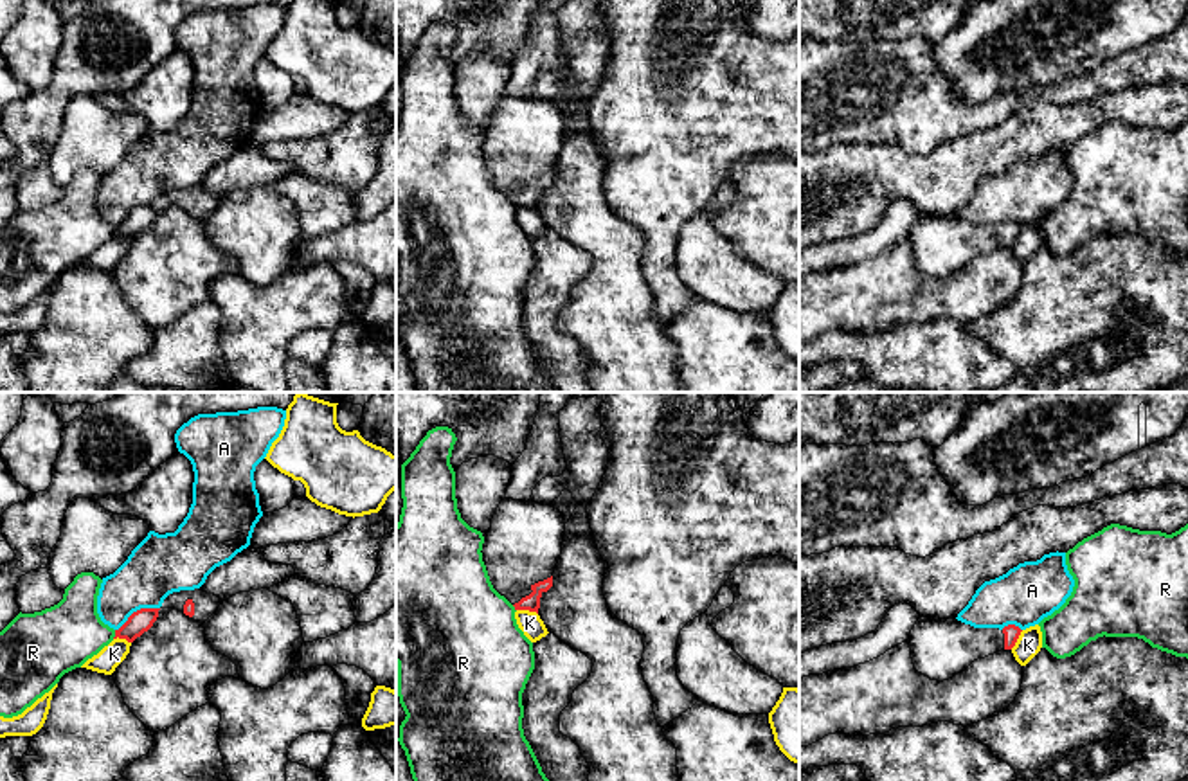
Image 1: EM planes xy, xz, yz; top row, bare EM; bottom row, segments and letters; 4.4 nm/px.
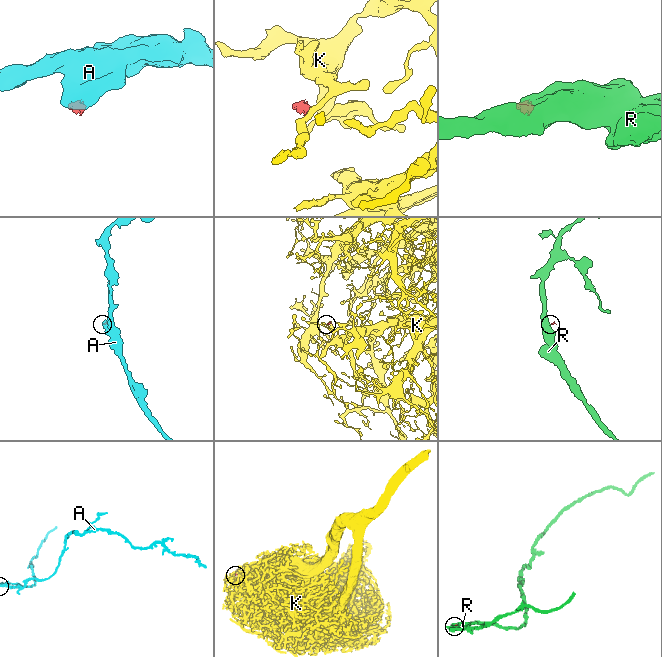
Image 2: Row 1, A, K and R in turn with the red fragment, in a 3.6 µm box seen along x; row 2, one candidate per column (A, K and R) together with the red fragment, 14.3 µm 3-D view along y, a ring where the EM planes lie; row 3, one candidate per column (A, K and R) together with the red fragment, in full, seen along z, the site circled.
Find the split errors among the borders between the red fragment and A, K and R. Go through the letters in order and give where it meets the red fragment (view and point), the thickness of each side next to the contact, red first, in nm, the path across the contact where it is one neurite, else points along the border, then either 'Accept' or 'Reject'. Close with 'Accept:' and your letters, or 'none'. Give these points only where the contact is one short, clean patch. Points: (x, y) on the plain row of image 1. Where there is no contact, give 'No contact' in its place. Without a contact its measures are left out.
A: Touches red at xy (137, 207). Thickness 100 nm (red) against 280 nm. Boundary: xy (159, 204), (137, 206), (116, 227). Reject
K: Touches red at xz (528, 206). Thickness 70 nm (red) against 100 nm. Boundary: xz (517, 206), (528, 206), (537, 211). Reject
R: Touches red at xy (116, 231). Thickness 100 nm (red) against 300 nm. Boundary: xy (116, 227), (112, 234). Reject
Accept: none

